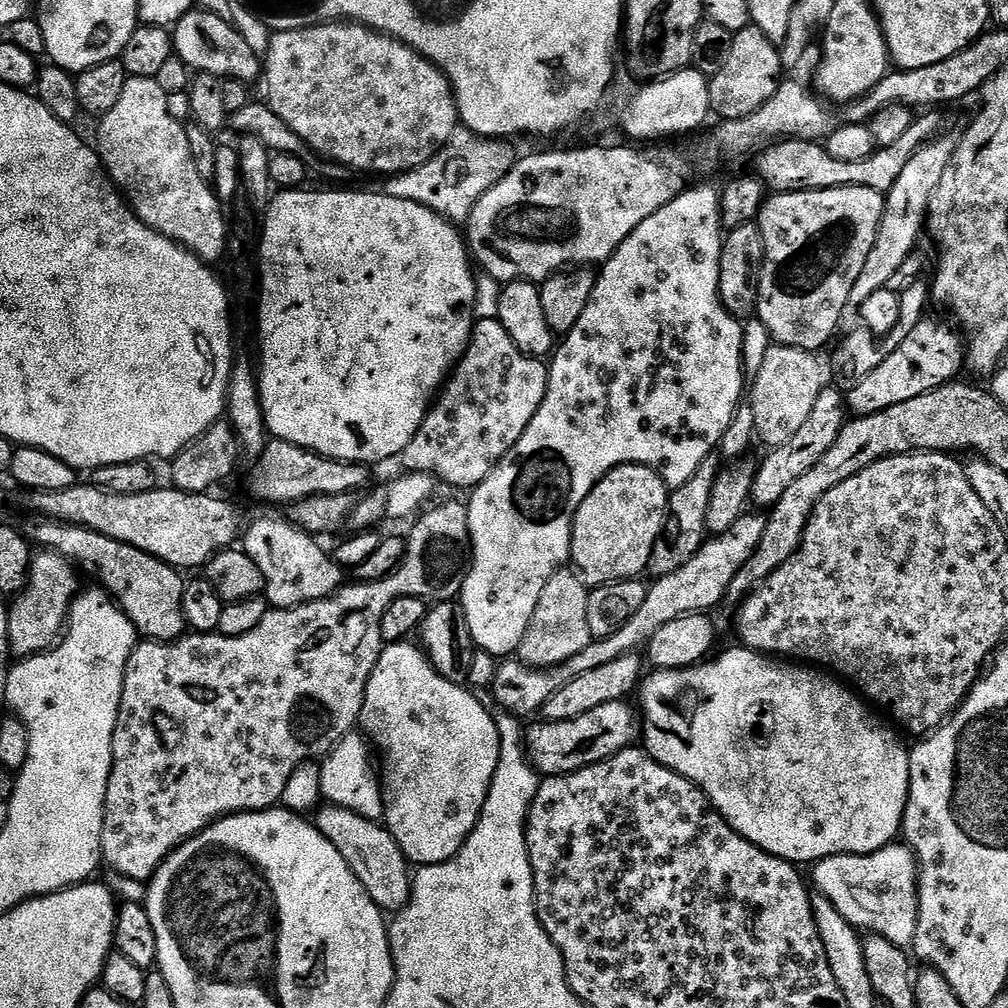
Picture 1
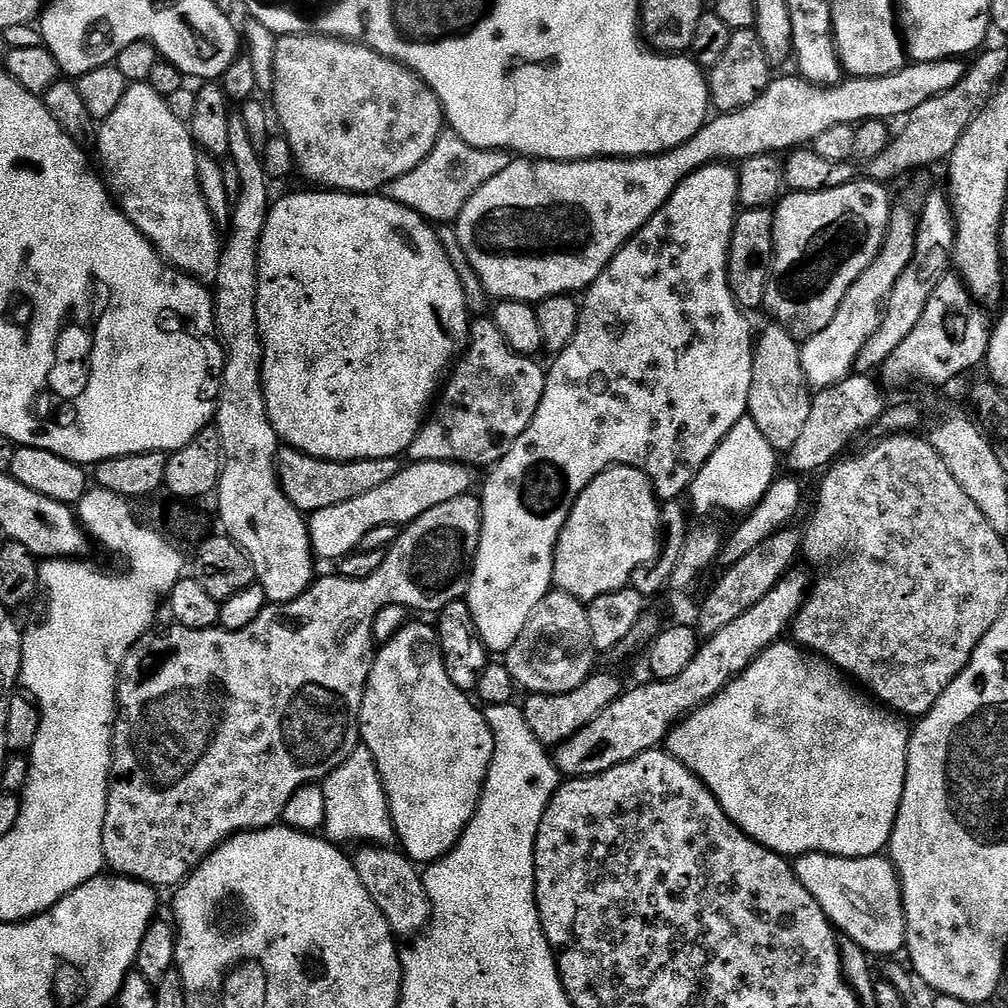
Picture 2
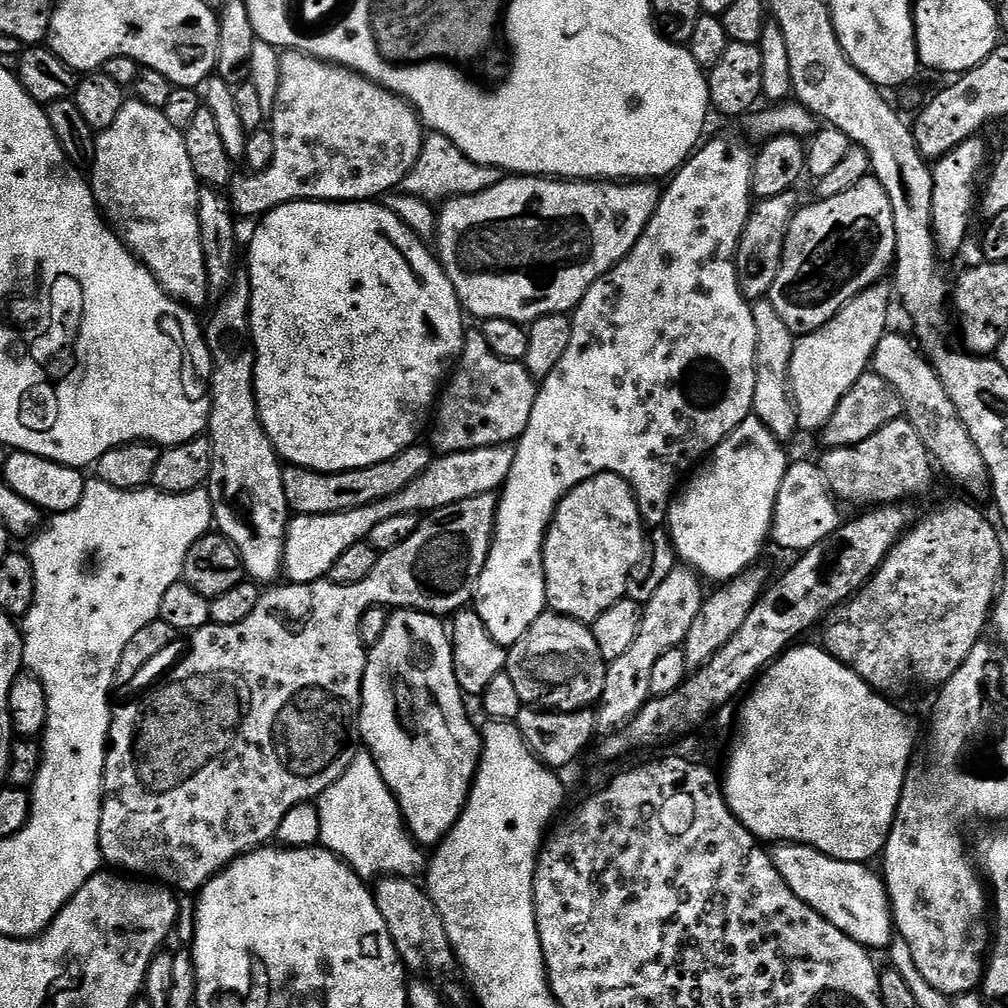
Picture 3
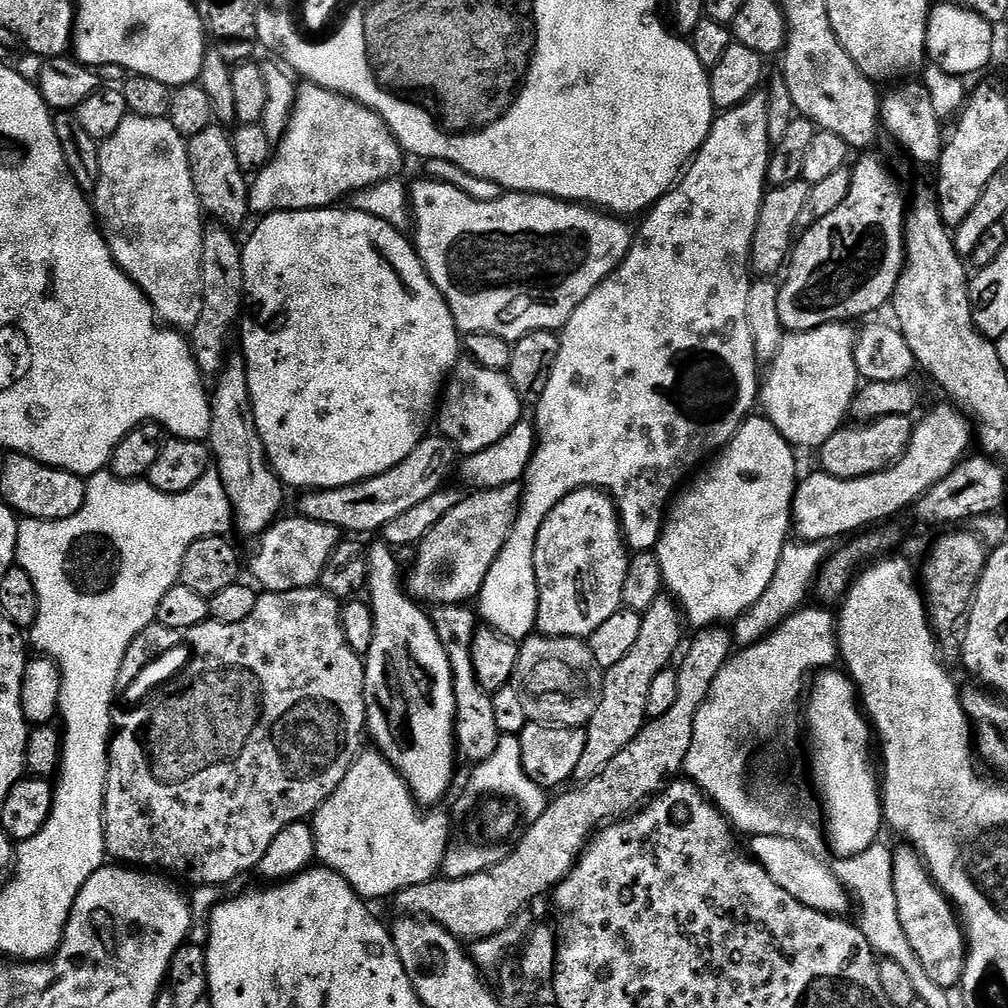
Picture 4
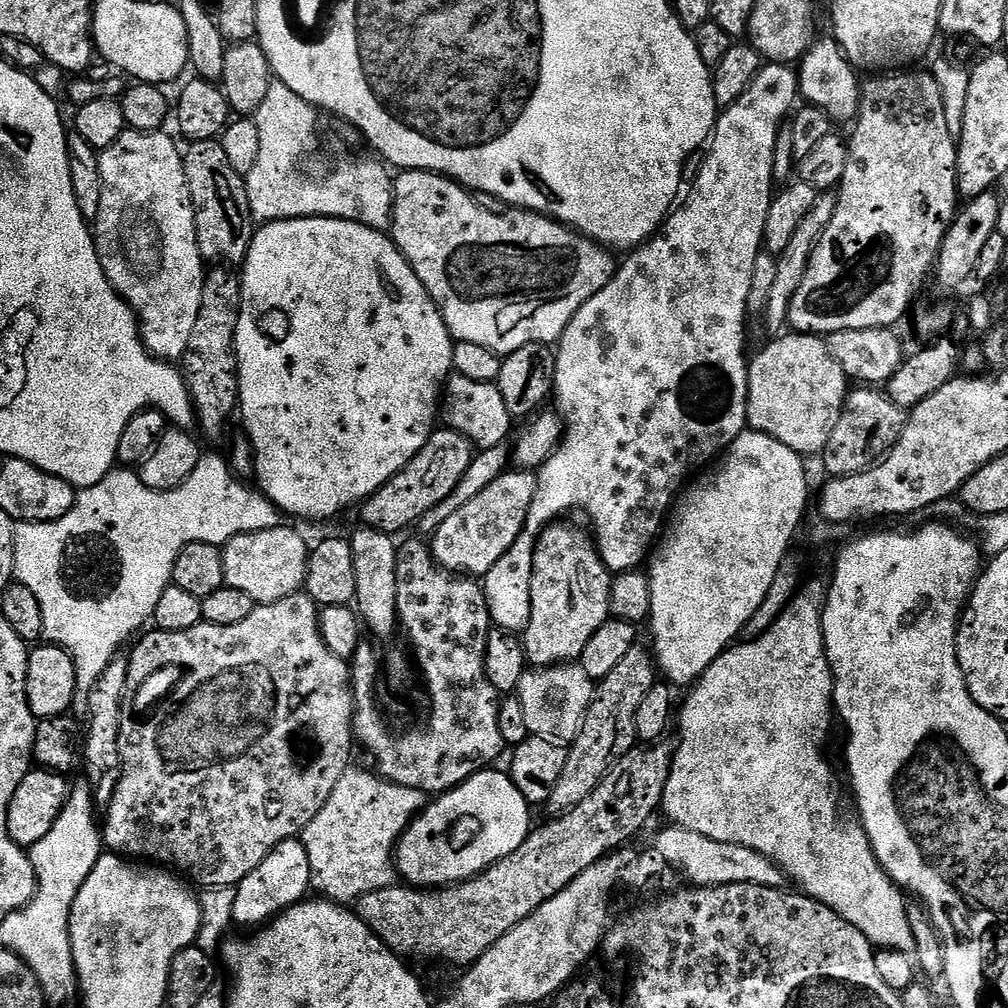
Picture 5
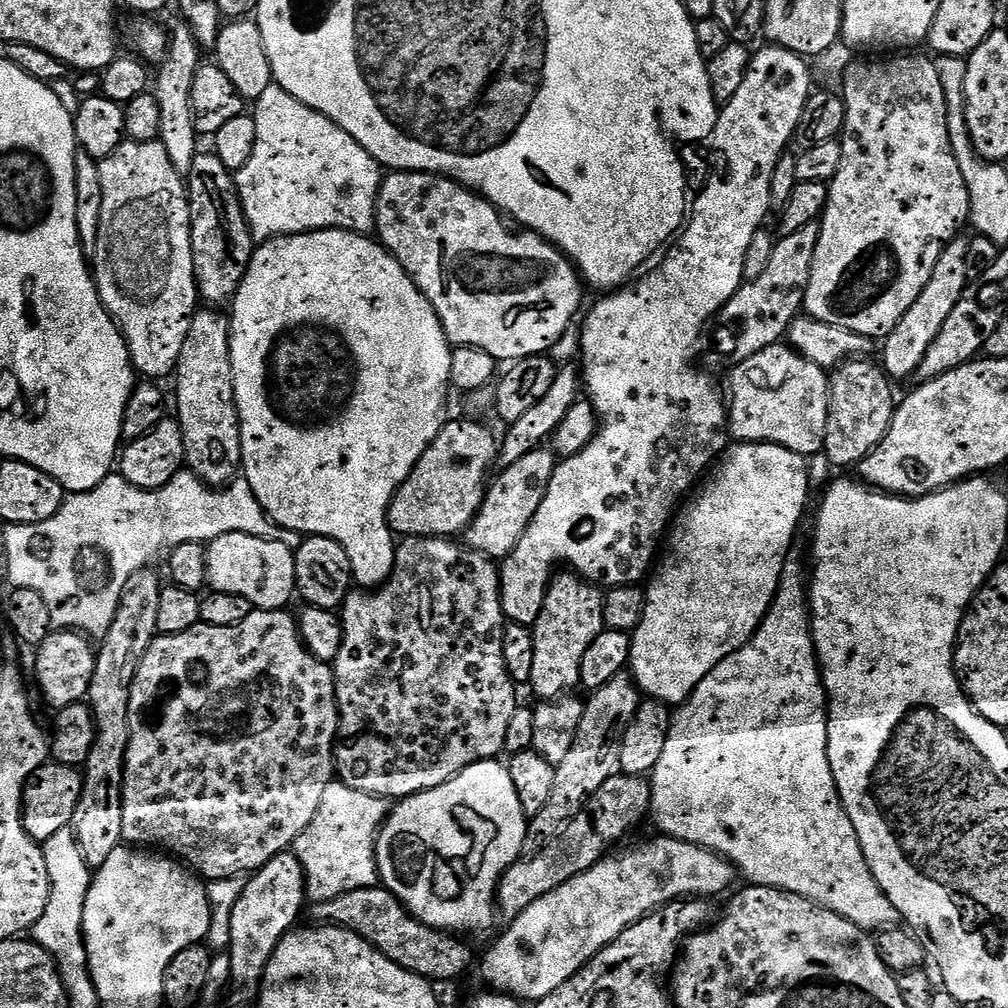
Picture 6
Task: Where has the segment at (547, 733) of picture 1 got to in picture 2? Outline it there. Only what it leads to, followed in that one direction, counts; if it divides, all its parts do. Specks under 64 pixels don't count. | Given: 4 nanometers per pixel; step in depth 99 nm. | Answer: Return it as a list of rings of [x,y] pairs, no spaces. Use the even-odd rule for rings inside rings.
[[[799,570],[787,572],[776,583],[774,590],[770,590],[770,594],[766,594],[766,598],[762,598],[762,602],[758,602],[758,606],[750,606],[750,610],[746,610],[746,614],[742,614],[742,618],[734,618],[734,622],[730,622],[730,626],[722,626],[722,630],[718,630],[718,634],[707,637],[696,652],[694,662],[690,662],[690,666],[686,666],[686,670],[682,670],[682,674],[678,674],[678,678],[652,680],[647,682],[648,684],[642,685],[641,688],[634,689],[633,692],[632,689],[625,691],[624,695],[618,697],[614,703],[606,706],[606,710],[602,710],[602,714],[598,714],[598,718],[594,718],[594,722],[590,722],[590,726],[582,726],[582,730],[578,730],[578,734],[574,734],[566,742],[555,745],[554,759],[556,769],[560,771],[561,777],[597,776],[622,762],[630,762],[634,758],[638,758],[638,754],[648,752],[651,748],[660,748],[667,741],[668,733],[676,727],[679,721],[683,720],[685,716],[689,716],[691,712],[695,712],[697,708],[701,708],[703,704],[711,702],[719,692],[724,691],[732,681],[738,679],[766,649],[773,647],[779,641],[776,639],[783,632],[785,635],[791,629],[792,622],[800,613],[800,608],[804,605],[809,591],[809,573],[807,576],[806,573],[799,572]]]

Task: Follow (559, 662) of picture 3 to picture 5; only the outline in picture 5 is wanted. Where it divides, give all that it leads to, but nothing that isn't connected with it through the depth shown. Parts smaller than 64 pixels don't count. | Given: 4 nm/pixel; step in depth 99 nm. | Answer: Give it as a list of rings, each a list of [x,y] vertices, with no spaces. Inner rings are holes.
[[[579,663],[551,664],[549,668],[529,667],[518,682],[515,695],[522,702],[522,711],[526,714],[526,726],[534,736],[545,736],[548,740],[571,742],[580,732],[586,714],[592,705],[592,695],[596,684],[580,668]]]

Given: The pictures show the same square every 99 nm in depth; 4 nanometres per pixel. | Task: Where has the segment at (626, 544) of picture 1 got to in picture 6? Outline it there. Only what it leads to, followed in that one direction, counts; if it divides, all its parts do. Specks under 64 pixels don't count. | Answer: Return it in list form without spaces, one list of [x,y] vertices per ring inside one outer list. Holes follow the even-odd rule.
[[[564,570],[561,574],[553,575],[548,592],[544,595],[542,610],[538,614],[535,624],[531,625],[534,638],[534,670],[530,670],[528,684],[537,697],[537,701],[557,700],[560,696],[569,695],[580,683],[580,667],[582,654],[598,634],[602,634],[604,627],[604,598],[605,593],[597,585],[588,583],[583,576],[572,570]]]

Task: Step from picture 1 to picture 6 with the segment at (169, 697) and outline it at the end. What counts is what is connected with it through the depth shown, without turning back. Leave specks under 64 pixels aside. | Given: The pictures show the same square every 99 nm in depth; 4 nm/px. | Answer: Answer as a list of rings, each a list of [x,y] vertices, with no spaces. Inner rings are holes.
[[[541,446],[518,458],[514,466],[503,469],[499,473],[501,476],[487,485],[484,504],[462,533],[463,543],[497,562],[509,556],[530,526],[534,514],[538,514],[538,506],[542,506],[542,498],[546,498],[557,463],[558,457],[551,447]],[[253,610],[253,612],[252,612],[252,613],[251,613],[251,614],[250,614],[250,618],[246,618],[246,622],[238,622],[238,626],[210,626],[210,625],[209,625],[209,624],[205,624],[205,623],[203,623],[203,622],[201,622],[201,623],[199,623],[199,624],[197,624],[197,625],[196,625],[196,627],[195,627],[195,628],[191,628],[191,629],[190,629],[190,630],[186,630],[186,631],[185,631],[185,633],[186,633],[186,638],[174,638],[174,637],[172,637],[172,636],[161,636],[161,635],[157,635],[157,637],[156,637],[156,641],[157,641],[157,642],[159,642],[159,643],[160,643],[160,644],[178,644],[178,660],[180,660],[180,658],[182,658],[182,660],[180,660],[180,674],[184,674],[184,676],[186,676],[186,672],[188,672],[188,678],[192,678],[192,676],[194,676],[194,686],[192,686],[192,688],[190,688],[190,686],[188,686],[188,684],[184,684],[184,682],[180,682],[180,684],[182,684],[182,688],[180,688],[180,694],[182,694],[182,692],[184,692],[184,688],[186,688],[186,692],[188,692],[188,690],[194,690],[194,692],[196,692],[196,690],[198,690],[198,692],[196,692],[196,696],[194,696],[194,698],[196,698],[196,700],[194,700],[194,702],[196,702],[196,708],[200,708],[200,712],[206,712],[206,714],[210,714],[210,716],[212,716],[212,718],[202,718],[202,714],[198,714],[198,716],[200,716],[200,718],[194,718],[194,720],[196,720],[196,722],[202,722],[202,724],[192,724],[192,720],[190,720],[190,722],[188,722],[188,718],[176,718],[176,716],[174,716],[174,718],[170,718],[170,714],[130,714],[130,720],[131,720],[131,722],[130,722],[130,742],[129,742],[129,743],[128,743],[128,749],[127,749],[127,750],[126,750],[126,758],[125,758],[125,759],[124,759],[124,801],[123,801],[123,802],[122,802],[122,834],[123,834],[123,835],[124,835],[124,840],[125,840],[125,841],[127,841],[127,843],[128,843],[128,844],[129,844],[129,845],[132,845],[132,846],[139,846],[139,847],[140,847],[140,848],[141,848],[141,849],[144,849],[144,850],[159,850],[159,851],[160,851],[160,852],[161,852],[161,853],[164,853],[164,854],[167,854],[167,855],[169,855],[169,856],[171,856],[171,857],[173,857],[173,858],[175,858],[175,859],[177,859],[177,860],[179,860],[179,861],[180,861],[180,863],[181,863],[181,864],[183,864],[183,865],[185,865],[185,866],[187,866],[187,867],[188,867],[188,868],[189,868],[189,869],[191,869],[191,871],[192,871],[192,872],[193,872],[193,873],[195,873],[195,875],[197,875],[197,876],[199,876],[199,877],[201,877],[201,878],[203,878],[203,879],[204,879],[204,880],[205,880],[205,881],[208,881],[208,882],[211,882],[211,881],[213,881],[213,880],[235,880],[235,879],[237,879],[237,878],[244,878],[244,877],[247,877],[247,876],[248,876],[248,875],[249,875],[249,874],[255,874],[255,873],[257,873],[257,872],[259,872],[259,871],[260,871],[260,868],[262,868],[262,867],[264,867],[264,866],[266,866],[266,864],[267,864],[267,863],[268,863],[268,862],[270,862],[270,860],[271,860],[271,859],[274,859],[274,858],[275,858],[275,856],[276,856],[276,855],[280,855],[280,854],[282,854],[282,853],[283,853],[283,852],[286,852],[286,851],[289,851],[289,849],[291,849],[291,848],[292,848],[292,847],[293,847],[293,845],[295,845],[295,843],[296,843],[296,839],[297,839],[297,838],[299,838],[299,836],[300,836],[300,835],[301,835],[301,834],[303,834],[303,833],[304,833],[304,831],[305,831],[305,830],[306,830],[306,826],[310,826],[310,822],[314,822],[314,814],[318,814],[318,806],[322,806],[322,794],[326,794],[326,786],[330,786],[330,785],[331,785],[331,784],[333,784],[333,783],[334,783],[334,773],[335,773],[335,770],[336,770],[336,758],[335,758],[335,755],[334,755],[334,753],[335,753],[335,750],[336,750],[336,745],[337,745],[337,743],[338,743],[338,733],[339,733],[339,730],[340,730],[340,707],[339,707],[339,705],[337,705],[337,704],[336,704],[336,673],[335,673],[335,671],[334,671],[334,668],[333,668],[333,665],[332,665],[332,664],[331,664],[331,663],[329,663],[329,661],[327,661],[327,660],[319,660],[319,659],[318,659],[318,658],[316,658],[316,657],[315,657],[315,656],[314,656],[314,654],[312,654],[312,653],[311,653],[311,652],[310,652],[310,650],[309,650],[309,649],[308,649],[308,648],[307,648],[307,646],[306,646],[306,645],[305,645],[305,644],[304,644],[304,641],[303,641],[303,640],[301,640],[301,639],[300,639],[300,629],[299,629],[299,627],[298,627],[298,620],[297,620],[297,617],[296,617],[296,616],[295,616],[295,615],[293,615],[293,616],[291,616],[291,614],[290,614],[290,613],[291,613],[291,611],[288,611],[288,610],[277,610],[277,611],[275,611],[275,612],[265,612],[265,611],[263,611],[263,610]],[[200,658],[208,658],[208,664],[204,664],[204,662],[202,662],[202,660],[200,660]],[[196,666],[206,666],[206,672],[200,672],[200,674],[202,674],[202,676],[198,676],[198,674],[196,674]],[[192,672],[194,672],[194,674],[192,674]],[[196,676],[198,676],[198,678],[200,678],[200,680],[196,680]],[[216,698],[218,698],[218,702],[216,702]],[[202,702],[204,702],[204,706],[202,706]],[[208,708],[210,708],[210,712],[208,712]],[[186,722],[188,722],[188,724],[186,724]],[[247,872],[248,872],[248,873],[247,873]]]

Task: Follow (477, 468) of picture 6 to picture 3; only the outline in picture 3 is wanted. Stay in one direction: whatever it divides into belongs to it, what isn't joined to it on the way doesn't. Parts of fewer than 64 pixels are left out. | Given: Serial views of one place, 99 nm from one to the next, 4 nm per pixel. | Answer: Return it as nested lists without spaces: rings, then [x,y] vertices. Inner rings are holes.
[[[410,447],[381,464],[345,472],[315,472],[305,468],[285,467],[282,474],[282,486],[286,490],[288,507],[298,516],[321,516],[345,512],[351,508],[370,506],[374,502],[390,498],[406,490],[406,486],[410,486],[417,480],[432,463],[433,453],[427,447],[426,449],[420,447]]]

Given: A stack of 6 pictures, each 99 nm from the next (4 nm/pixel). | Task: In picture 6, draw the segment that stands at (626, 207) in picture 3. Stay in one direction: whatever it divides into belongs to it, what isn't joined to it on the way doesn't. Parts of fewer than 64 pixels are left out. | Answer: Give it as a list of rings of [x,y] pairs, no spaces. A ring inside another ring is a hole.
[[[389,171],[381,179],[380,193],[376,199],[376,226],[375,235],[381,244],[396,257],[397,262],[404,267],[406,274],[422,290],[422,294],[434,306],[438,318],[442,322],[444,332],[448,335],[449,341],[453,345],[465,348],[481,348],[486,350],[497,362],[515,362],[527,356],[538,356],[547,353],[566,334],[568,328],[573,327],[576,311],[580,308],[580,299],[584,296],[585,285],[575,264],[564,255],[560,249],[554,247],[549,240],[543,236],[538,236],[534,232],[520,230],[508,232],[499,222],[500,212],[493,208],[483,196],[472,191],[471,188],[464,187],[446,176],[438,176],[435,172],[397,172]]]

